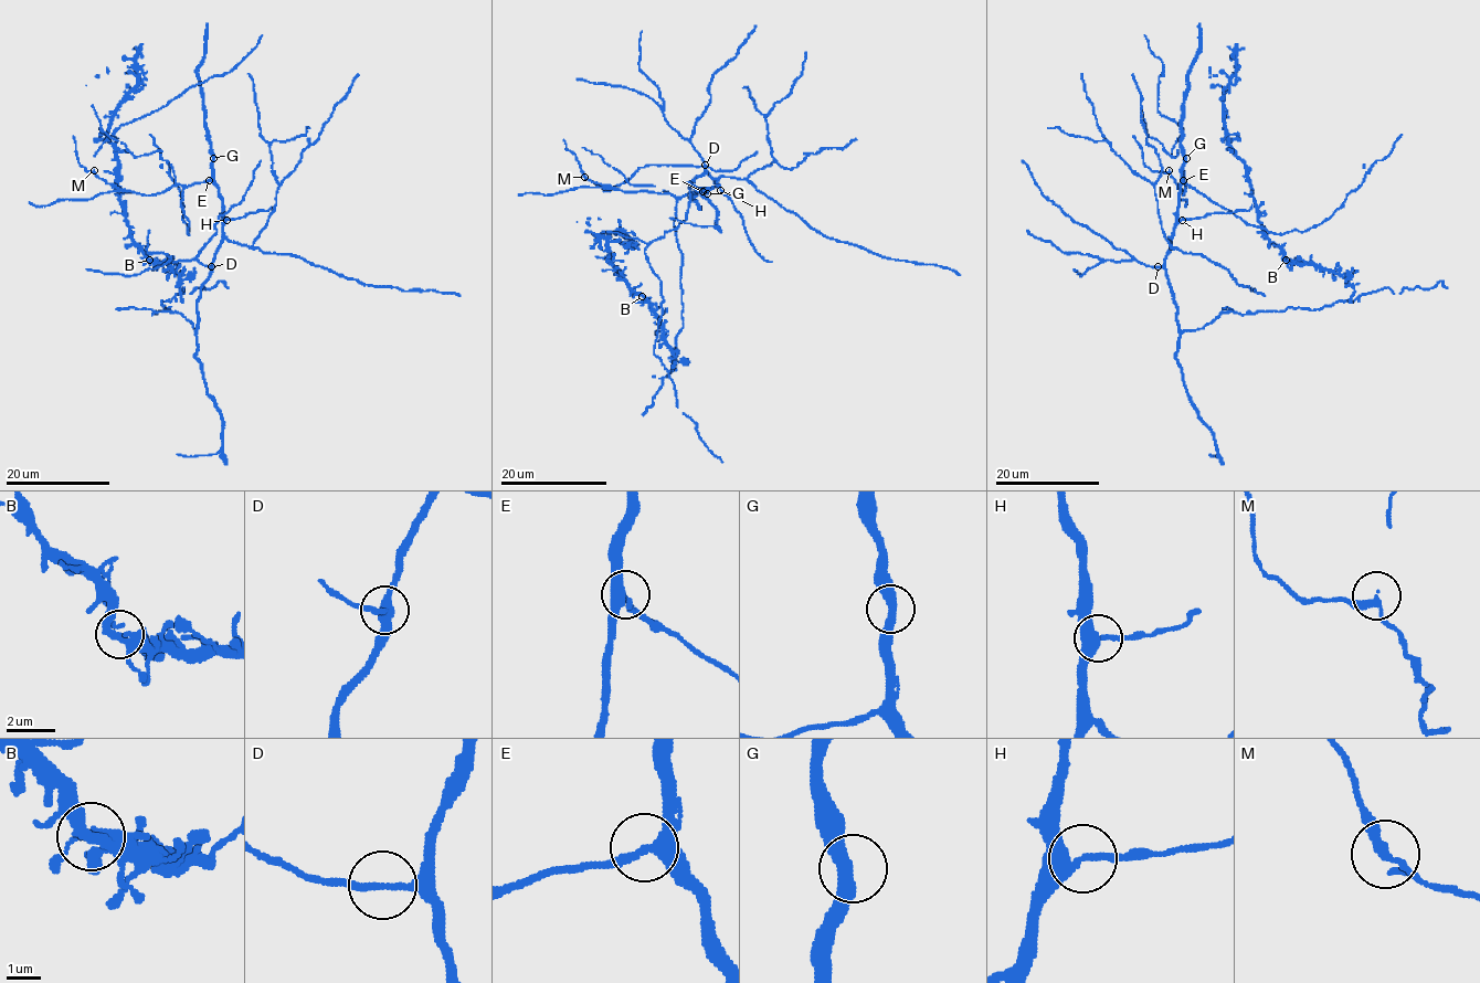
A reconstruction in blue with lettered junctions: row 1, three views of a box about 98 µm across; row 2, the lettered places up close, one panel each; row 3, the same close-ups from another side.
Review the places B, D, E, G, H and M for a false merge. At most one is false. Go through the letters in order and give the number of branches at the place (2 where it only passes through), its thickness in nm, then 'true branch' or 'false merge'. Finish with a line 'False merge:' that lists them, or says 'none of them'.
B: 2 branches meet; 320 nm thick; true branch
D: 2 branches meet; 190 nm thick; true branch
E: 3 branches meet; 320 nm thick; true branch
G: 2 branches meet; 400 nm thick; true branch
H: 2 branches meet; 320 nm thick; true branch
M: 2 branches meet; 240 nm thick; true branch
False merge: none of them

